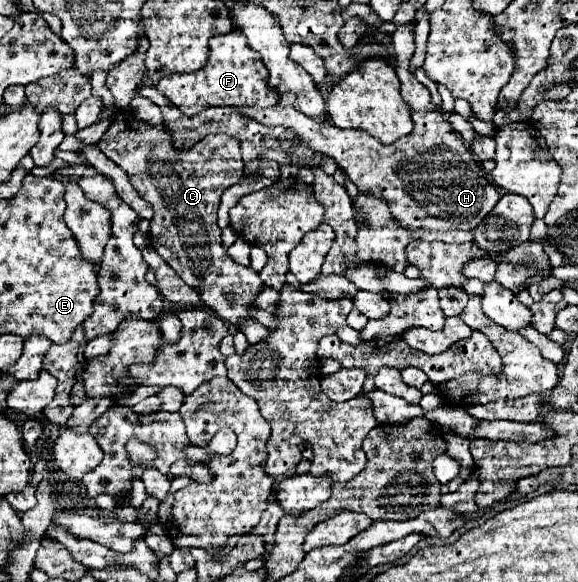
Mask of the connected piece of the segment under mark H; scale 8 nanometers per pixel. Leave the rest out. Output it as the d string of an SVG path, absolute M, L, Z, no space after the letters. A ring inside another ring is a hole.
M400 25L394 33L392 33L392 45L394 45L394 53L396 53L396 73L400 77L400 95L402 99L410 105L412 111L412 123L414 129L410 135L406 135L404 139L398 139L392 145L384 145L378 139L372 139L372 135L368 135L366 131L344 131L338 127L332 127L330 123L318 123L298 111L294 111L292 107L268 107L268 109L256 109L256 107L238 107L240 113L244 115L252 115L252 119L258 119L264 125L282 125L282 127L290 127L298 133L298 137L302 139L304 145L322 151L324 155L332 157L340 169L344 169L344 173L352 179L352 183L370 195L376 195L378 199L384 199L384 203L388 203L392 217L408 231L414 229L430 229L430 231L454 231L454 229L474 229L490 211L492 207L498 203L500 193L496 187L492 187L488 183L488 179L484 177L482 169L478 167L478 163L474 161L472 153L466 149L464 141L460 139L460 135L456 135L450 127L450 123L446 123L446 117L440 109L440 105L436 105L432 101L430 91L416 81L416 77L410 73L408 65L410 65L410 57L414 55L414 31L408 29L410 25Z

